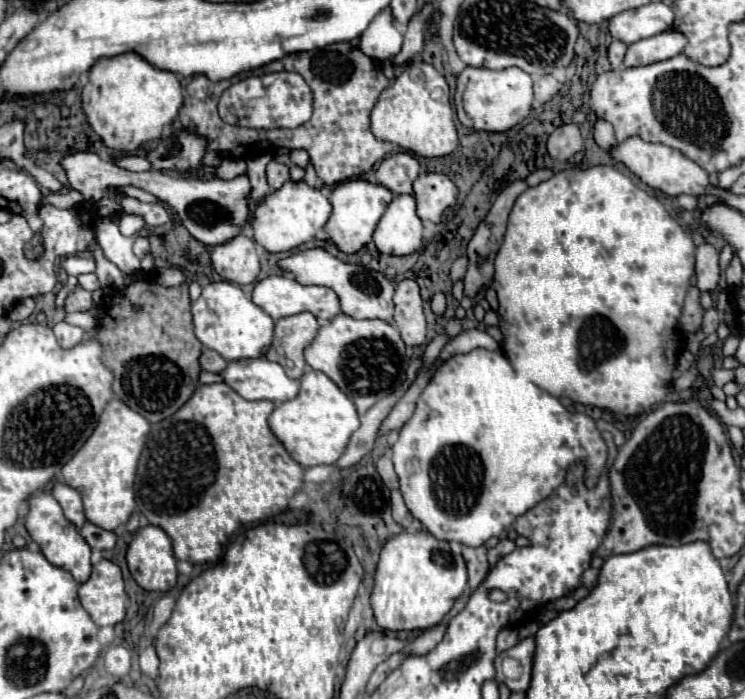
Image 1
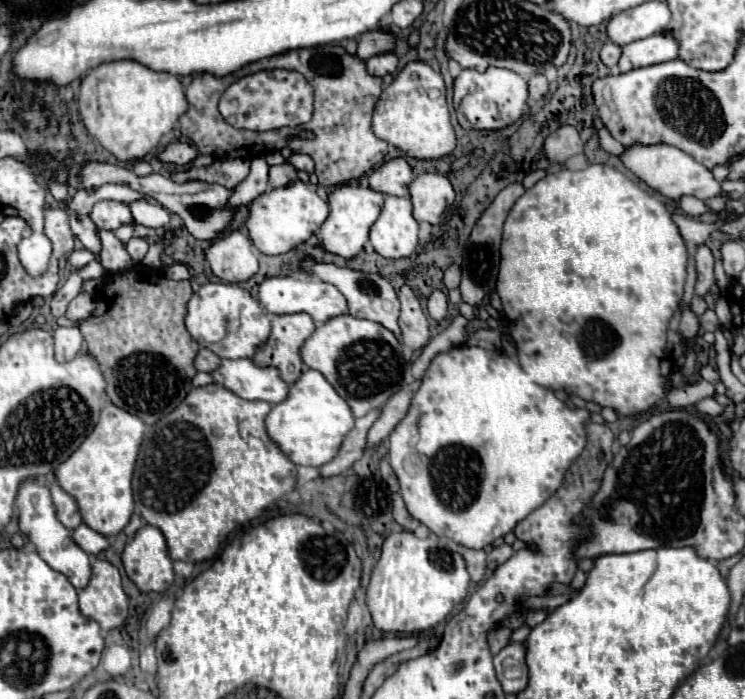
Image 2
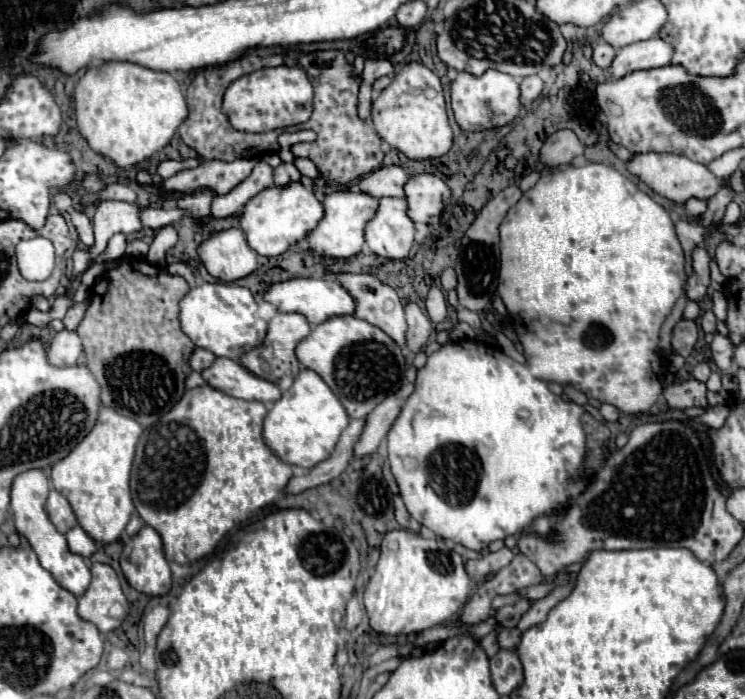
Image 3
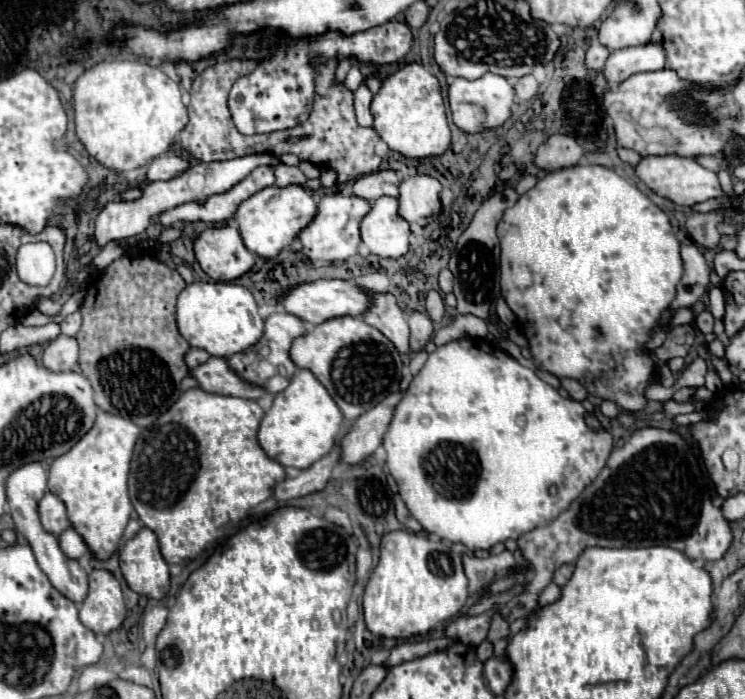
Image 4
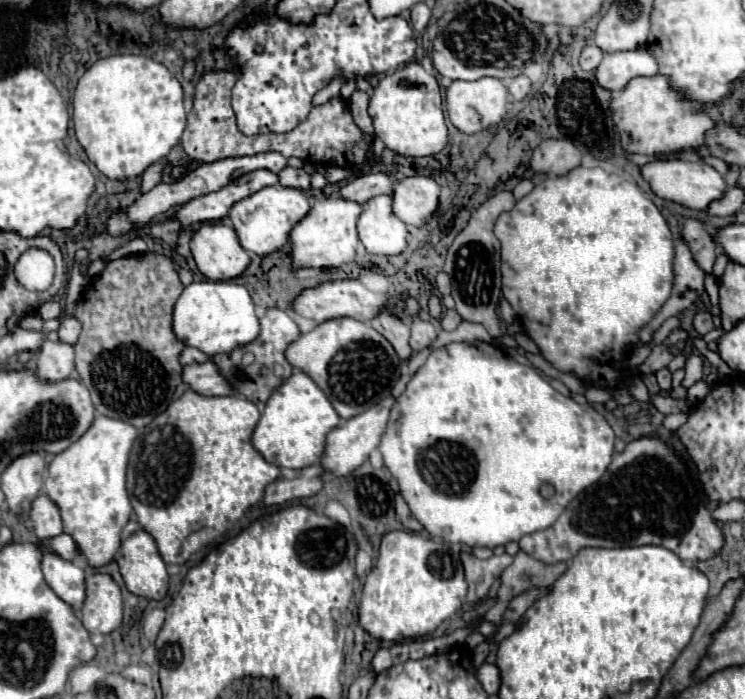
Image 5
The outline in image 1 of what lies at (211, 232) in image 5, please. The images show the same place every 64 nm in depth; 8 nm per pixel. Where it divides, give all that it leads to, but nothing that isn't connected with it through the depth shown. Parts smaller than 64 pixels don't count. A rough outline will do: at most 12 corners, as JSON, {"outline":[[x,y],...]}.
{"outline":[[238,236],[210,258],[224,280],[252,284],[260,272],[256,244]]}

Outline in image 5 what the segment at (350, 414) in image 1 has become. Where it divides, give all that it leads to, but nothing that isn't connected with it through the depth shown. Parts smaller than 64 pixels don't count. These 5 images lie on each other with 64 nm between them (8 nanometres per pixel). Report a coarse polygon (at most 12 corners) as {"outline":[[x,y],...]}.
{"outline":[[302,372],[274,390],[252,434],[272,464],[316,464],[340,416]]}

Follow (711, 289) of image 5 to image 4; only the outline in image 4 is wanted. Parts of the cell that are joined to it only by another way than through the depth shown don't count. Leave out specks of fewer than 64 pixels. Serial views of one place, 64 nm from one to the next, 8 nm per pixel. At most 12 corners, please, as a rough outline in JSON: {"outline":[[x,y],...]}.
{"outline":[[710,290],[710,312],[714,318],[724,316],[724,294]]}

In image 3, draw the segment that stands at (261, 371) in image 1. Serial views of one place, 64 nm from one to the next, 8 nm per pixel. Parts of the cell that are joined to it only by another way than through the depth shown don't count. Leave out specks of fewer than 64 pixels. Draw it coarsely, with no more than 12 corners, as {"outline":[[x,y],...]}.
{"outline":[[218,358],[202,376],[242,400],[276,402],[274,382],[238,360]]}

